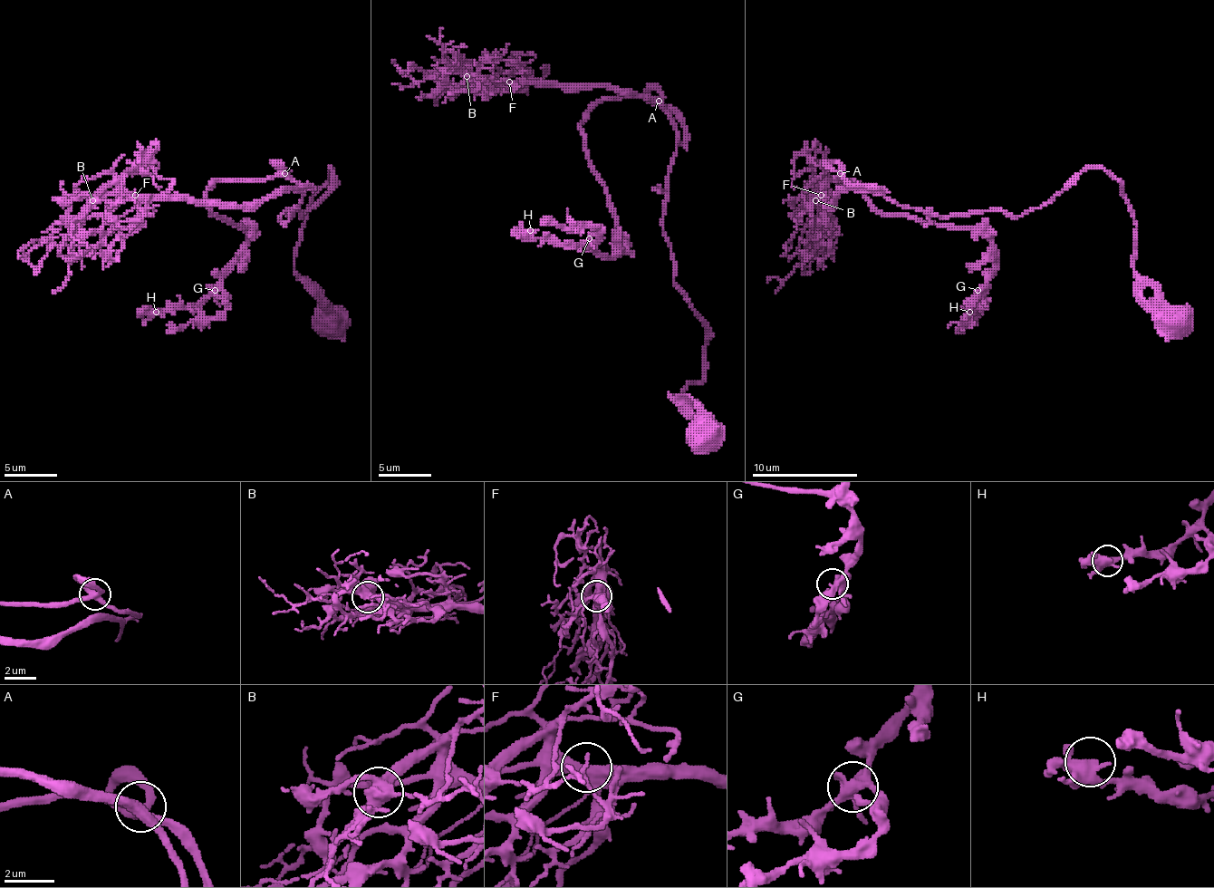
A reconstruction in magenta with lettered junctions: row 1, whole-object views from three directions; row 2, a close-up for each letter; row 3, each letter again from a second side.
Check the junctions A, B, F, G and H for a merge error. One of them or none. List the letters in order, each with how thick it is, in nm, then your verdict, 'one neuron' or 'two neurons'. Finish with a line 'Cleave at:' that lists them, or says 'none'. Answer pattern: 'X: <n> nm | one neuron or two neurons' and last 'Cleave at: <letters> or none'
A: 360 nm | one neuron
B: 440 nm | one neuron
F: 380 nm | one neuron
G: 400 nm | one neuron
H: 440 nm | one neuron
Cleave at: none

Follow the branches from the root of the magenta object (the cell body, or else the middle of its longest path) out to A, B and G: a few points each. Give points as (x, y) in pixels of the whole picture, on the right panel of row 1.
A: (1173, 320), (1139, 290), (1133, 213), (1102, 168), (1083, 168), (1019, 216), (929, 216), (839, 174)
B: (1173, 320), (1139, 290), (1133, 213), (1102, 168), (1019, 216), (929, 216), (852, 189), (815, 200)
G: (1173, 320), (1139, 290), (1102, 168), (1019, 216), (836, 178), (977, 229), (996, 261), (977, 290)

